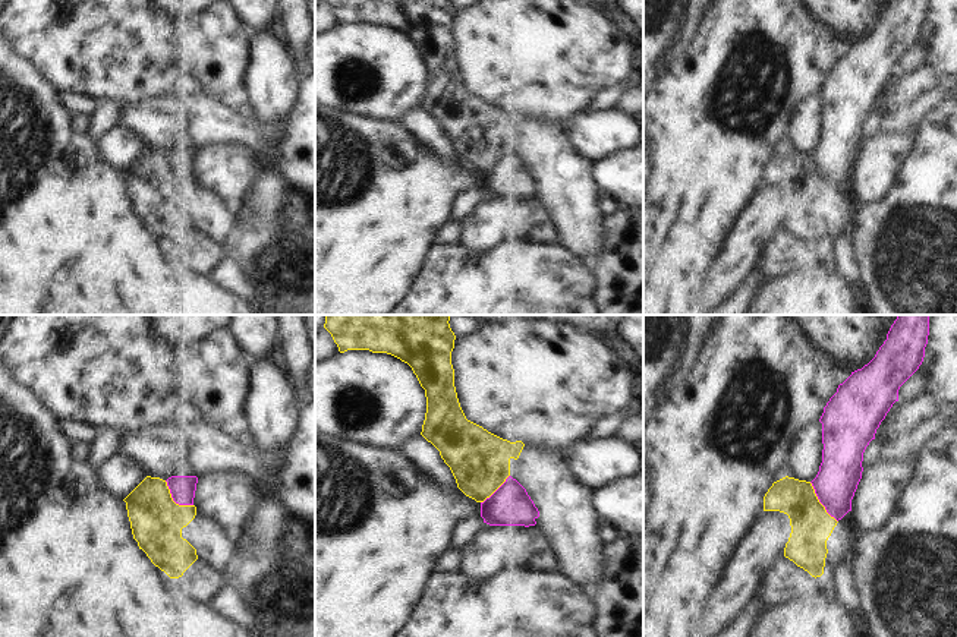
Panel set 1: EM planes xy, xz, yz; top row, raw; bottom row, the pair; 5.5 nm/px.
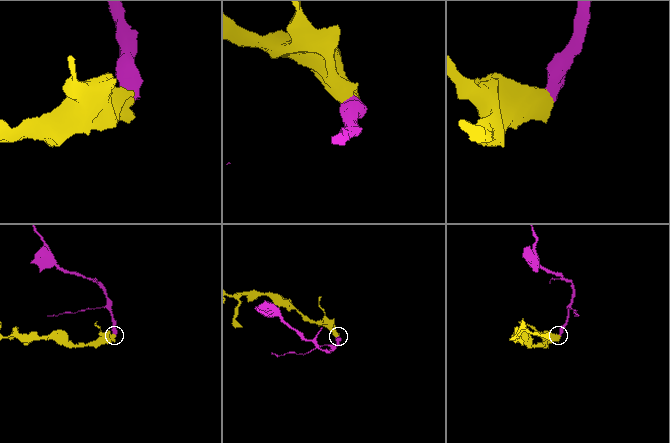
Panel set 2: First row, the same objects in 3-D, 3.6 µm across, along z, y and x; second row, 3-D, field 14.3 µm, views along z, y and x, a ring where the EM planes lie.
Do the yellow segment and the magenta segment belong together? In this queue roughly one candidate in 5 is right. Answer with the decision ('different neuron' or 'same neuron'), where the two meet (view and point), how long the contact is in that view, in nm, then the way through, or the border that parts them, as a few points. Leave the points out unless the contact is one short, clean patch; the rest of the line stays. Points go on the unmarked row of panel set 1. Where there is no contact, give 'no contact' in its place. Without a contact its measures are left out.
different neuron; meets yellow in yz at (819, 174); contact 280 nm long; border along yz (809, 154), (818, 173), (837, 194)

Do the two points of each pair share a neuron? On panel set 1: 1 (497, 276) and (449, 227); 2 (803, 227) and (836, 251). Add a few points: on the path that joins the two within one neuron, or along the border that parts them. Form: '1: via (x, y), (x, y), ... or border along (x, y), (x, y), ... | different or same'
1: border along (435, 243), (455, 245) | different
2: border along (850, 232), (841, 233), (825, 248) | different

